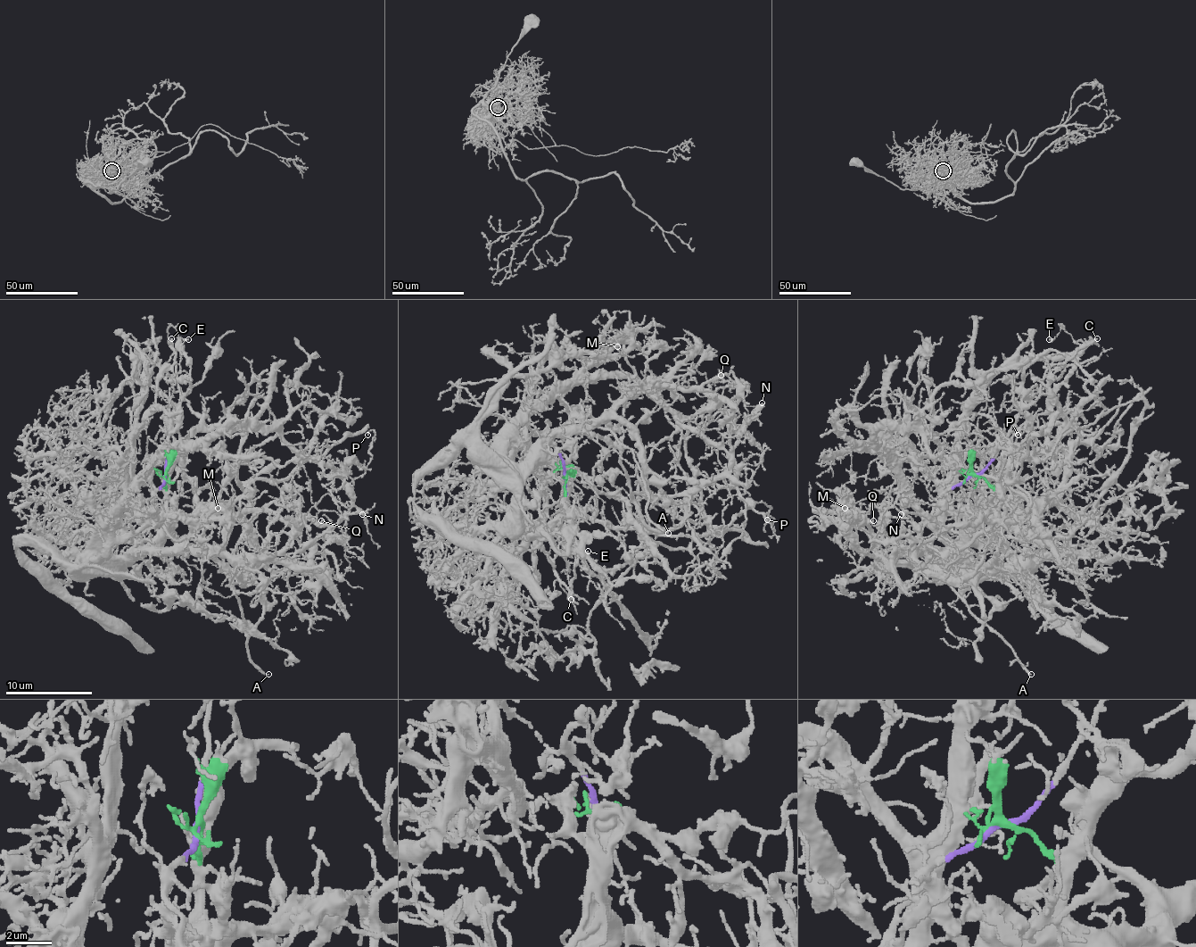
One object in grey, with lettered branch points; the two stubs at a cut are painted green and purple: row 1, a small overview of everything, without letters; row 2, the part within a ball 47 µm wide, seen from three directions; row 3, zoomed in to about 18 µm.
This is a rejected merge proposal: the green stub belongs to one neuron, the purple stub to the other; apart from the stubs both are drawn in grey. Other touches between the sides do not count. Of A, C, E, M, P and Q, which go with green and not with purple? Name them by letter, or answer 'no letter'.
M, P, Q

